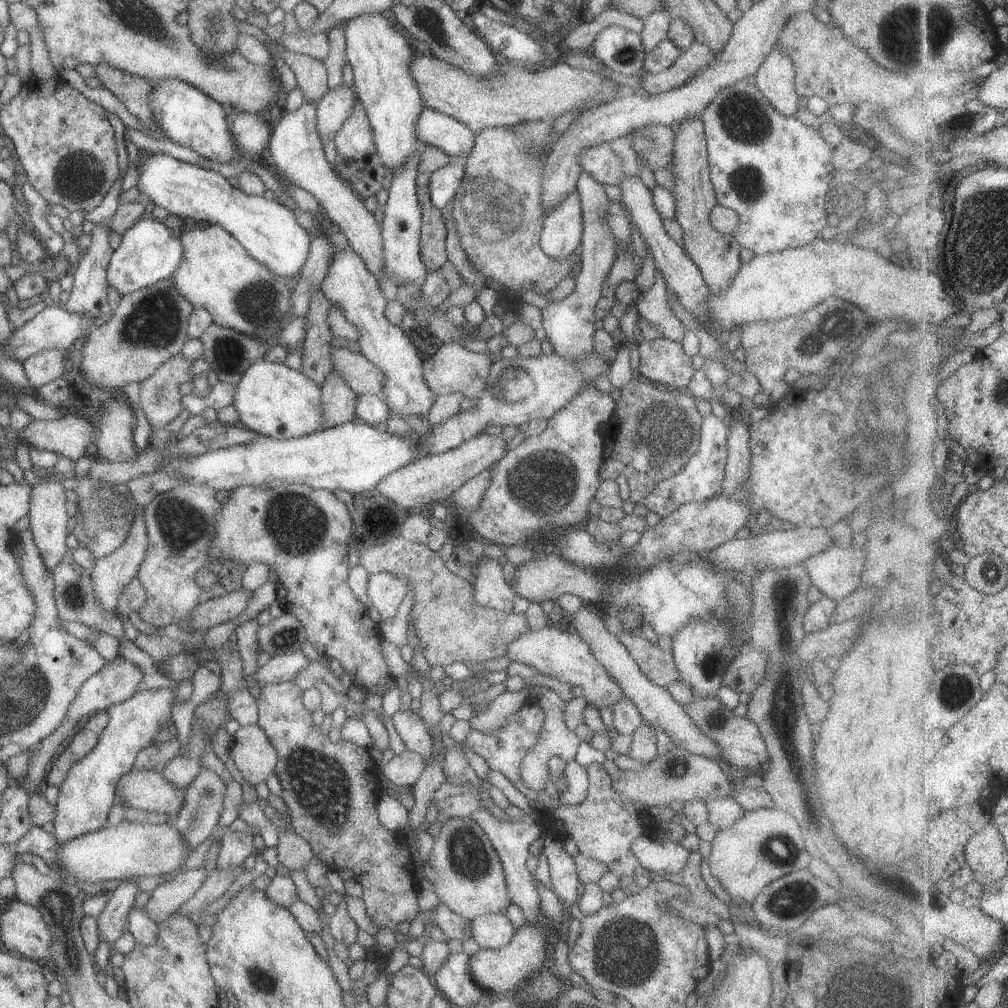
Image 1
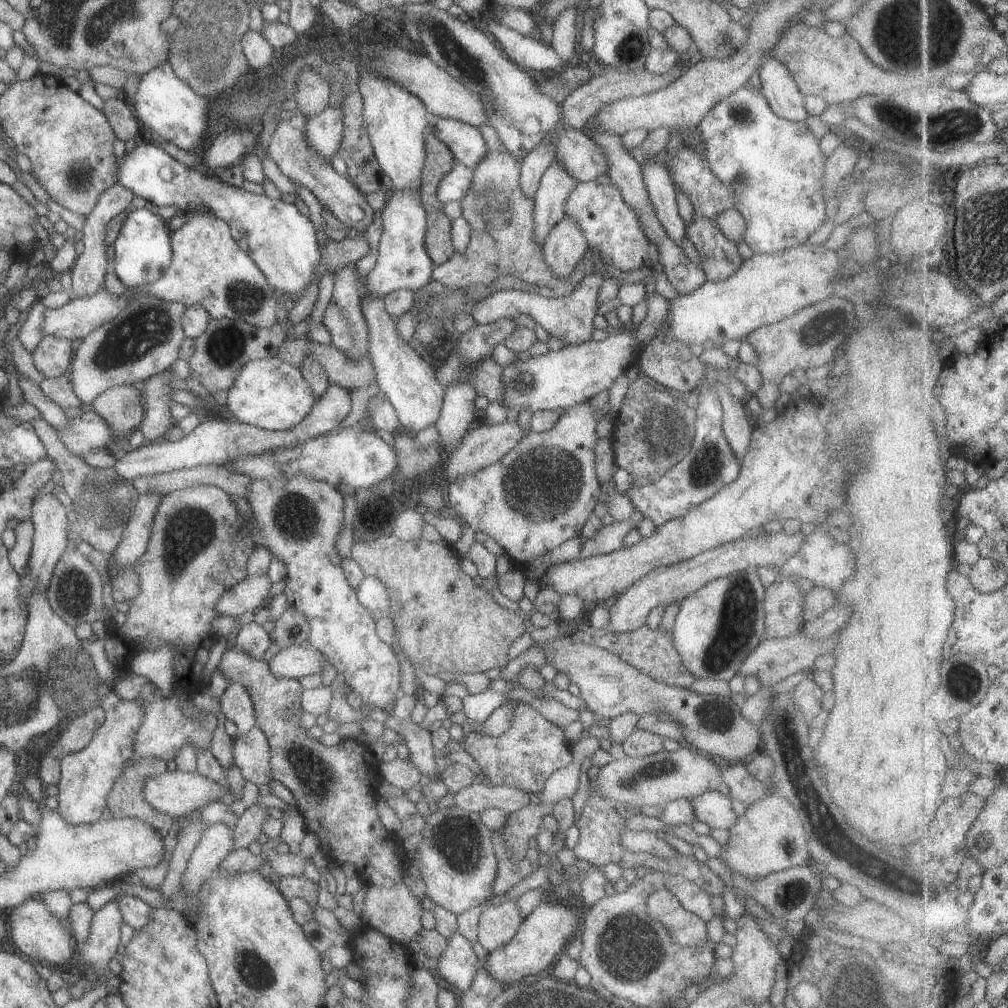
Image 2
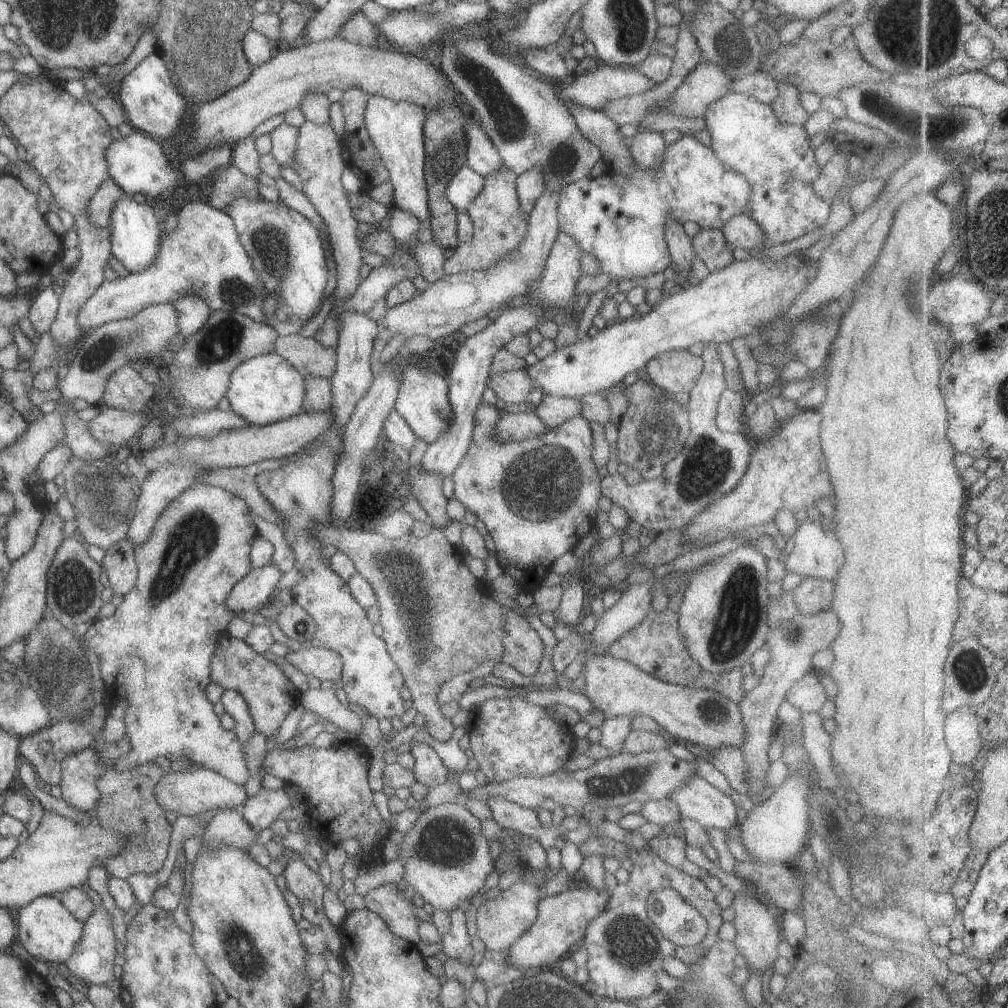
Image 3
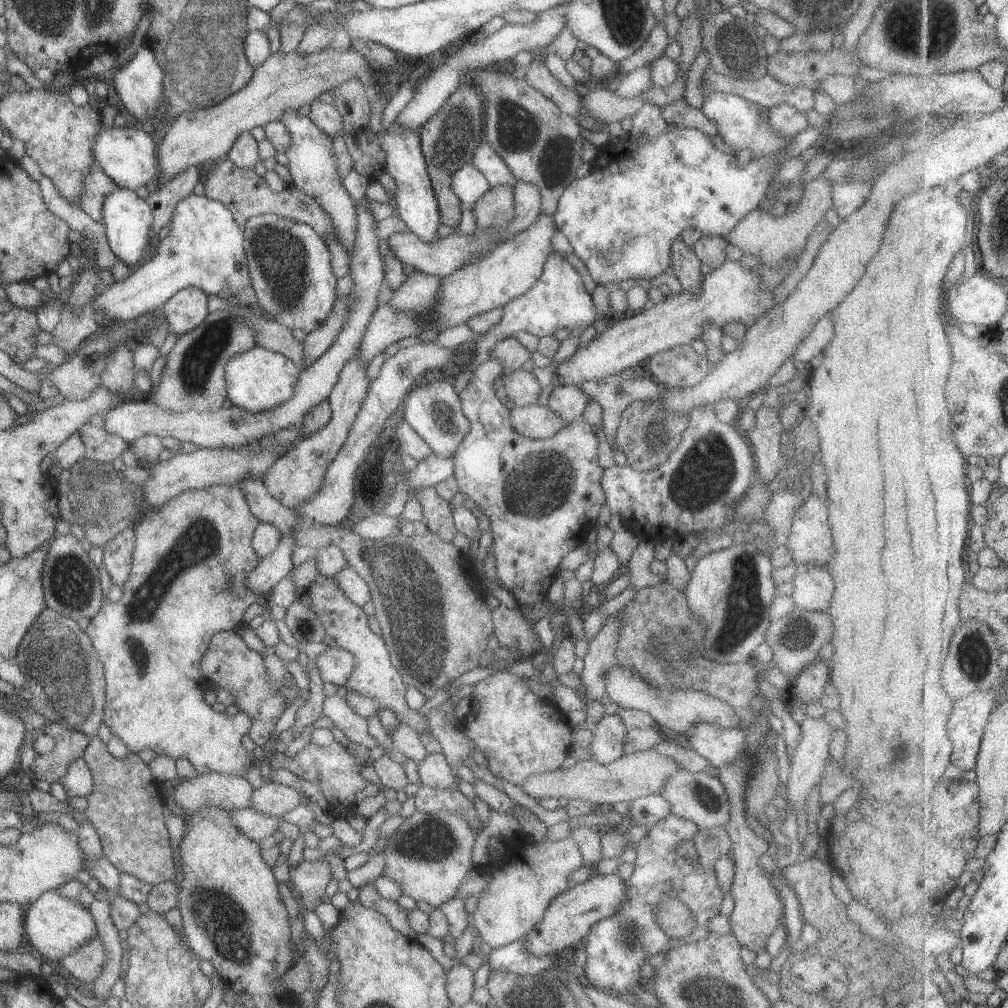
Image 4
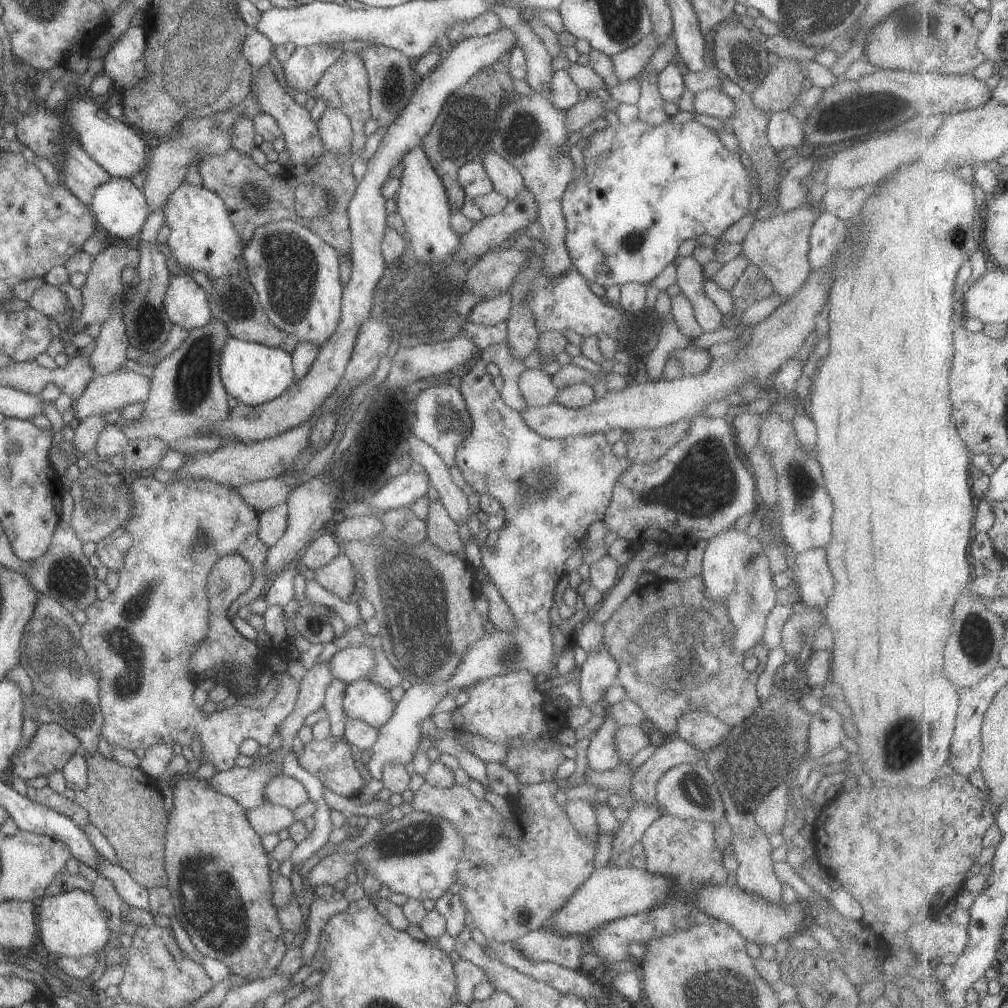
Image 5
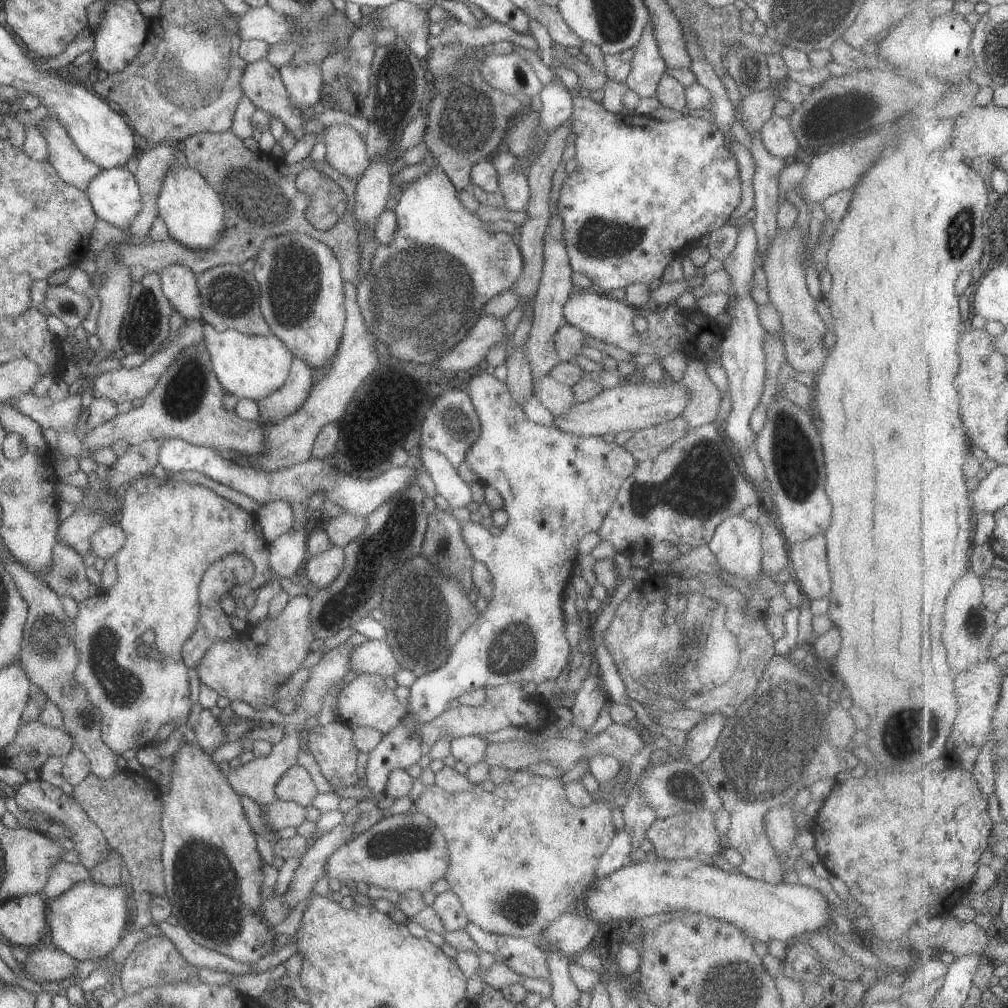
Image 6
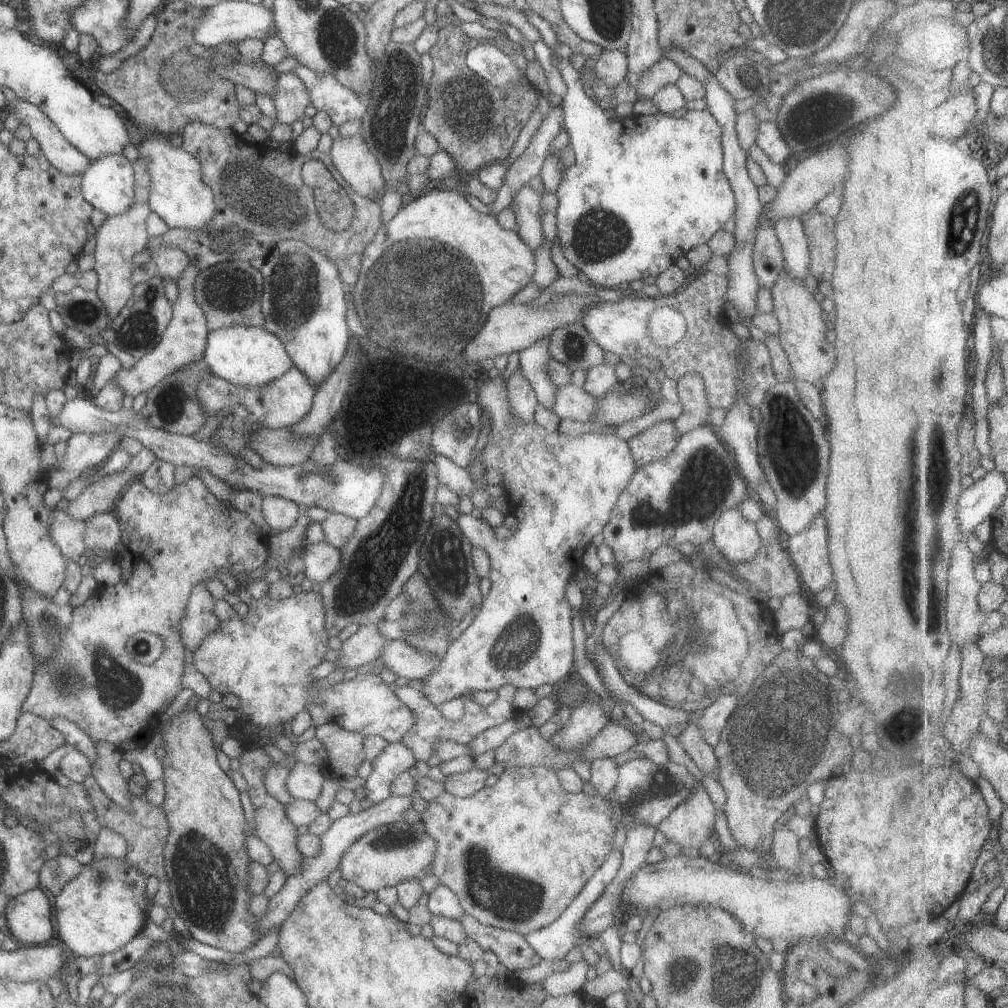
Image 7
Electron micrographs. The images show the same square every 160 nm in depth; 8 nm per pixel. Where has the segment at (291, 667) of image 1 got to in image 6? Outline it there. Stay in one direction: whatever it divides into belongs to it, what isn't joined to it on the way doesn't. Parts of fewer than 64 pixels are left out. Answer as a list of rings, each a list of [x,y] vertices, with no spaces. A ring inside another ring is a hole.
[[[365,639],[356,645],[350,652],[348,668],[356,675],[375,673],[382,677],[394,676],[400,670],[385,639]]]

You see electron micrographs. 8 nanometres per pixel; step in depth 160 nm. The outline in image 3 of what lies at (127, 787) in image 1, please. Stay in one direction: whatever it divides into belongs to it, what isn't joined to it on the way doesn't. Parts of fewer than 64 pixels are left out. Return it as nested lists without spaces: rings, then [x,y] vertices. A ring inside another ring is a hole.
[[[194,766],[183,771],[165,771],[164,775],[152,788],[154,800],[163,811],[171,810],[179,816],[190,817],[211,809],[240,808],[246,799],[244,788],[219,776],[212,770]]]

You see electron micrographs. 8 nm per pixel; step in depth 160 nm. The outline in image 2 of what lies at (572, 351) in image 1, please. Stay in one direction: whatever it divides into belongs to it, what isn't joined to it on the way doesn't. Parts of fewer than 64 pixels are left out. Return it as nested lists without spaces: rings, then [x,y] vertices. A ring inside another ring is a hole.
[[[595,250],[593,254],[592,269],[584,273],[583,278],[577,283],[569,294],[562,297],[543,297],[527,291],[514,289],[500,289],[493,291],[489,296],[478,300],[469,312],[476,324],[484,325],[494,320],[510,319],[518,314],[529,315],[539,326],[549,334],[559,338],[566,345],[578,345],[589,341],[593,332],[592,320],[598,305],[597,295],[604,280],[605,264],[598,258]]]

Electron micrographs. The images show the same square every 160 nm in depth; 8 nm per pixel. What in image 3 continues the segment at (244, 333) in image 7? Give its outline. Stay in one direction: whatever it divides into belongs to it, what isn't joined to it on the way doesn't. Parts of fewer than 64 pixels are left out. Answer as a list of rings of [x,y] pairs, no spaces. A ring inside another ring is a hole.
[[[263,353],[244,360],[231,371],[224,396],[230,410],[249,425],[268,425],[302,412],[304,376],[277,353]]]

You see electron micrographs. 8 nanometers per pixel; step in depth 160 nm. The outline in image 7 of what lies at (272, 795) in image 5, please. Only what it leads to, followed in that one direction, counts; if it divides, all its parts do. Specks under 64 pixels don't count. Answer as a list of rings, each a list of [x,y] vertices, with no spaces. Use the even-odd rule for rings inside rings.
[[[295,762],[285,779],[285,790],[292,799],[314,801],[319,796],[322,782],[322,770],[309,763]]]

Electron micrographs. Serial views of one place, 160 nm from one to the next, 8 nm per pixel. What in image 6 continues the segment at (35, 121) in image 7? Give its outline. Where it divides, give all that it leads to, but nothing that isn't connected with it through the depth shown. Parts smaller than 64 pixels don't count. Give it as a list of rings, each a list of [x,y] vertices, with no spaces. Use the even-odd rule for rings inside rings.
[[[51,116],[43,117],[36,127],[46,142],[46,160],[57,176],[70,187],[84,192],[100,168],[77,150],[66,130]]]

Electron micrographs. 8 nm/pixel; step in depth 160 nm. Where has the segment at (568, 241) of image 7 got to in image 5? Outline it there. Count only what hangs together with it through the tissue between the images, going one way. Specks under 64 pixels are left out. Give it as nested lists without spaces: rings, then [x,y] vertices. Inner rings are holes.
[[[695,118],[690,119],[688,122],[677,122],[677,124],[671,124],[667,120],[657,126],[651,126],[637,119],[628,125],[617,122],[613,126],[607,125],[607,128],[590,134],[586,139],[587,146],[585,146],[585,150],[581,146],[584,162],[582,175],[571,179],[566,184],[560,198],[560,207],[564,220],[564,247],[571,261],[571,268],[575,269],[586,281],[598,284],[605,289],[610,286],[621,286],[625,283],[648,285],[669,262],[672,262],[676,256],[677,247],[687,238],[695,239],[696,236],[701,236],[701,234],[714,236],[715,239],[721,238],[723,232],[729,226],[749,213],[749,193],[753,188],[758,190],[755,172],[752,168],[749,170],[743,166],[739,159],[739,152],[734,153],[727,150],[721,144],[715,130],[705,127],[695,121]]]

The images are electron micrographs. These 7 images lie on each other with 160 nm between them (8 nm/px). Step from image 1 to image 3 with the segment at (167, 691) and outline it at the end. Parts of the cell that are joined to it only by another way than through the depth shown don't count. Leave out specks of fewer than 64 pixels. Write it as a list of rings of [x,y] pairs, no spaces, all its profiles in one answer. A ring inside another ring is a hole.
[[[91,747],[68,754],[60,760],[59,797],[75,811],[92,814],[100,799],[96,780],[104,770],[98,754]]]

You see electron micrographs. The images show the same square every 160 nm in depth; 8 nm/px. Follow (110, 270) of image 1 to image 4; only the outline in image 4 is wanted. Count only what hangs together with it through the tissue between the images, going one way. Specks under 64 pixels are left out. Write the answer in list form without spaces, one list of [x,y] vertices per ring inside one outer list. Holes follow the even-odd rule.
[[[117,187],[113,192],[105,195],[100,213],[100,222],[104,226],[104,235],[110,252],[130,269],[134,269],[144,262],[150,246],[149,229],[152,223],[152,214],[149,205],[137,197],[135,191]]]

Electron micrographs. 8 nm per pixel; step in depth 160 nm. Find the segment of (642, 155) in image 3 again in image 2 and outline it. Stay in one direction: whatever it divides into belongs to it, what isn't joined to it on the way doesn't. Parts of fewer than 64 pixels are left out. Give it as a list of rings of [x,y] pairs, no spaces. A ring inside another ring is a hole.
[[[653,159],[645,161],[640,166],[643,184],[648,192],[655,216],[667,236],[676,244],[684,237],[683,220],[677,214],[675,203],[675,186],[670,174],[665,170],[665,164],[656,164]]]

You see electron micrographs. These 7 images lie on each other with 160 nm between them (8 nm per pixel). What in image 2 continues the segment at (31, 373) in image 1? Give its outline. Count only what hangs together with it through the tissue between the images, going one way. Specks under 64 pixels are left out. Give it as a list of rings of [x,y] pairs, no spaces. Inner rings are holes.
[[[43,335],[30,352],[33,366],[44,378],[61,376],[69,370],[71,362],[71,341]]]

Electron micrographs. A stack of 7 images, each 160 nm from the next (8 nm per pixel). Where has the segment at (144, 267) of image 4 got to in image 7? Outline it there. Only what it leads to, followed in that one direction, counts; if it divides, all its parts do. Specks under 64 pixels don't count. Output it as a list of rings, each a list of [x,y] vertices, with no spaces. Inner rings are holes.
[[[153,133],[137,146],[137,157],[146,160],[150,176],[147,204],[150,212],[155,212],[169,229],[195,231],[209,222],[216,211],[212,190],[201,182],[199,161],[181,148],[173,148],[168,138]]]

